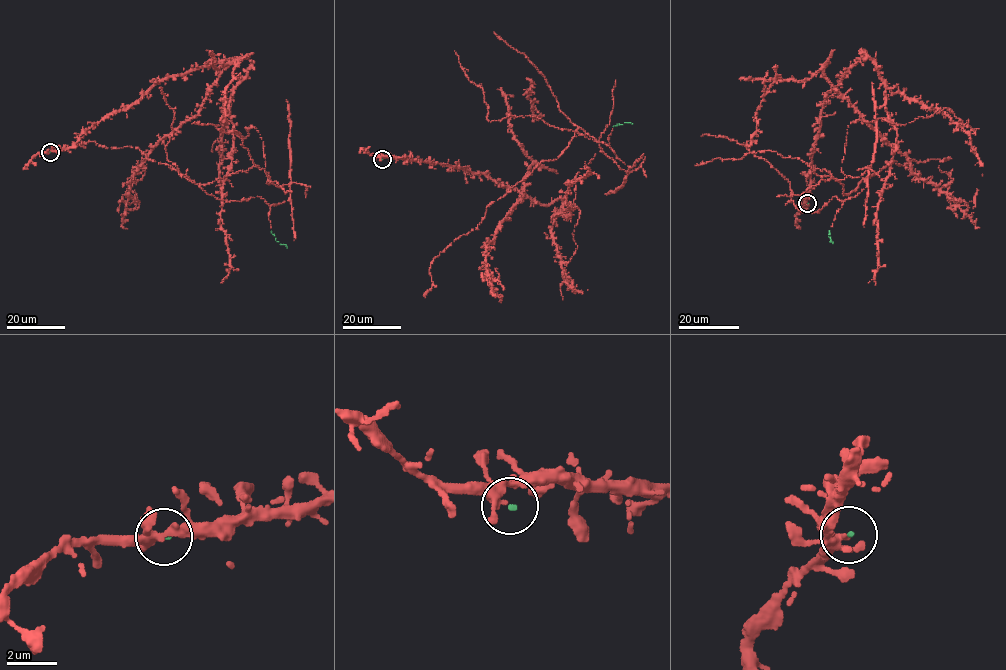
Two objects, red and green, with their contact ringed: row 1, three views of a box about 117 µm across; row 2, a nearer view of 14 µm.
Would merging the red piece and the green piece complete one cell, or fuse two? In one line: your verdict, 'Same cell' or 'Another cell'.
Same cell

